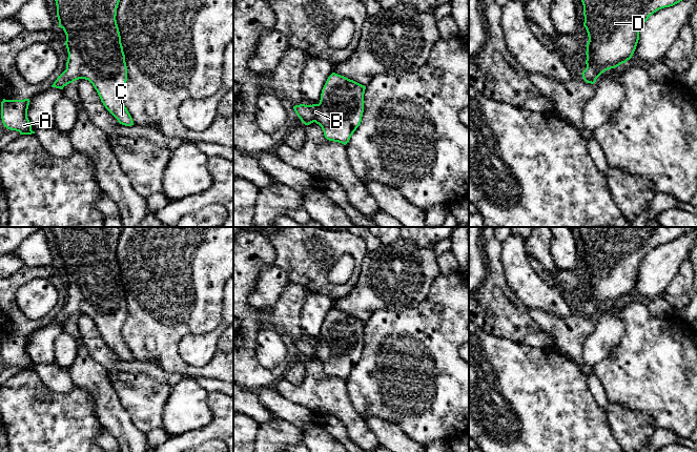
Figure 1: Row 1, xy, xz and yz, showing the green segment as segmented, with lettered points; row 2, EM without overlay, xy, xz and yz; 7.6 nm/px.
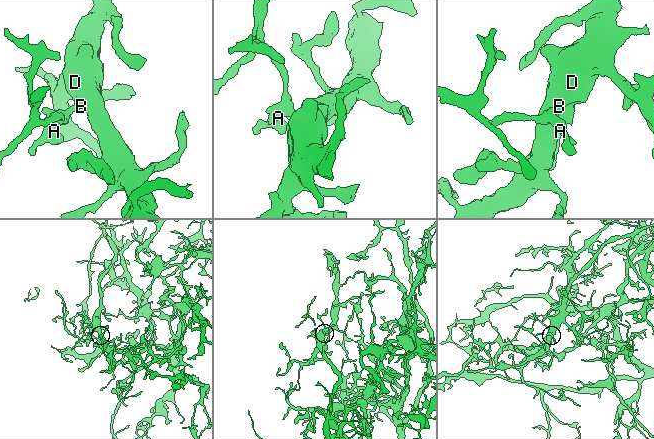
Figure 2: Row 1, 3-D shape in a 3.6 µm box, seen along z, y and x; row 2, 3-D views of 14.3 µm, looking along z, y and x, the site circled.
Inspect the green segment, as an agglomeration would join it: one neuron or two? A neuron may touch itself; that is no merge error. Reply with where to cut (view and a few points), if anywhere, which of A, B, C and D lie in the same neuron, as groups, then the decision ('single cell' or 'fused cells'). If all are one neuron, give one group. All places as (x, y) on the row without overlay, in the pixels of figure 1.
no cut; A B C D; single cell

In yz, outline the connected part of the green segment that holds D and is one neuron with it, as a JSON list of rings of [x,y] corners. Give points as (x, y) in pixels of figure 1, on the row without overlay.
[[[578,227],[589,276],[582,313],[594,320],[606,306],[630,295],[643,259],[657,246],[697,227]]]

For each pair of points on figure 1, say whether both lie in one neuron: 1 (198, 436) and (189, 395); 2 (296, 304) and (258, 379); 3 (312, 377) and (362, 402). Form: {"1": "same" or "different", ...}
{"1": "different", "2": "same", "3": "different"}

